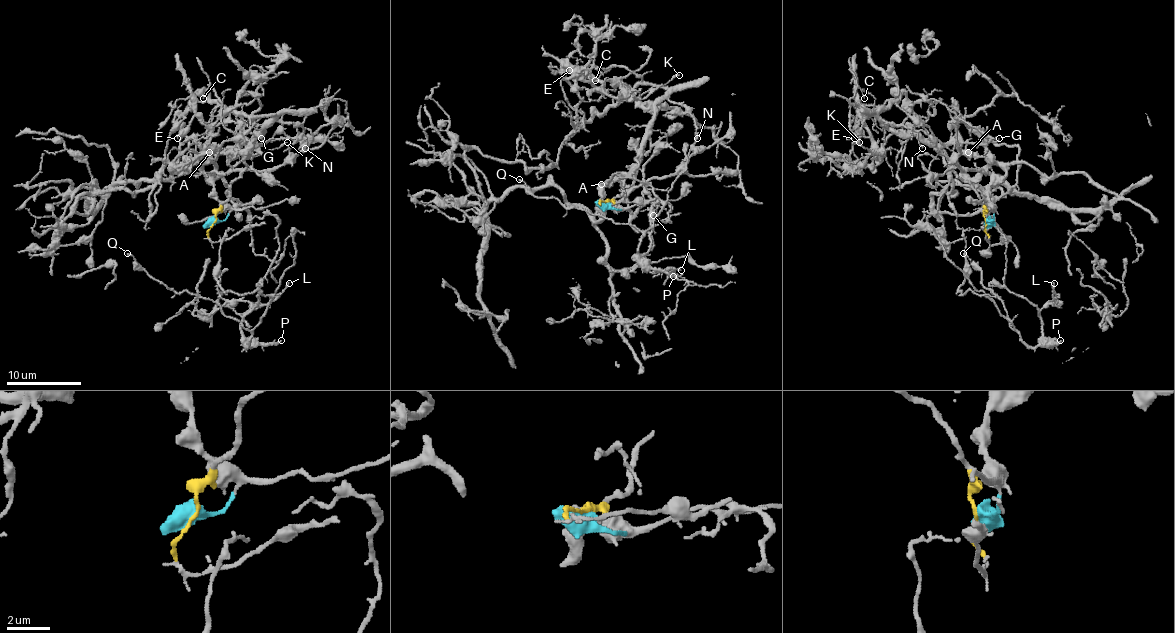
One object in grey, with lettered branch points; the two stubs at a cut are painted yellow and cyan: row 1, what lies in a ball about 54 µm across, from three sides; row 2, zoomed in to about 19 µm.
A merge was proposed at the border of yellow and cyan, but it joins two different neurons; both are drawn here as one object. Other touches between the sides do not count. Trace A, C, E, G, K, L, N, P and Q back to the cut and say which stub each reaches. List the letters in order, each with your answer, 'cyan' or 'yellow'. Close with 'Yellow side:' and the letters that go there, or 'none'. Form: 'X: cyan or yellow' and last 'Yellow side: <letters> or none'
A: yellow
C: yellow
E: yellow
G: yellow
K: yellow
L: cyan
N: yellow
P: cyan
Q: cyan
Yellow side: A, C, E, G, K, N

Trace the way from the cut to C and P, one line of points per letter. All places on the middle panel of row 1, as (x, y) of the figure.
C: (606, 202), (621, 193), (638, 165), (653, 108), (664, 90), (614, 65), (595, 80)
P: (606, 202), (616, 209), (642, 202), (668, 204), (672, 222), (651, 221), (649, 249), (632, 258), (674, 277)

